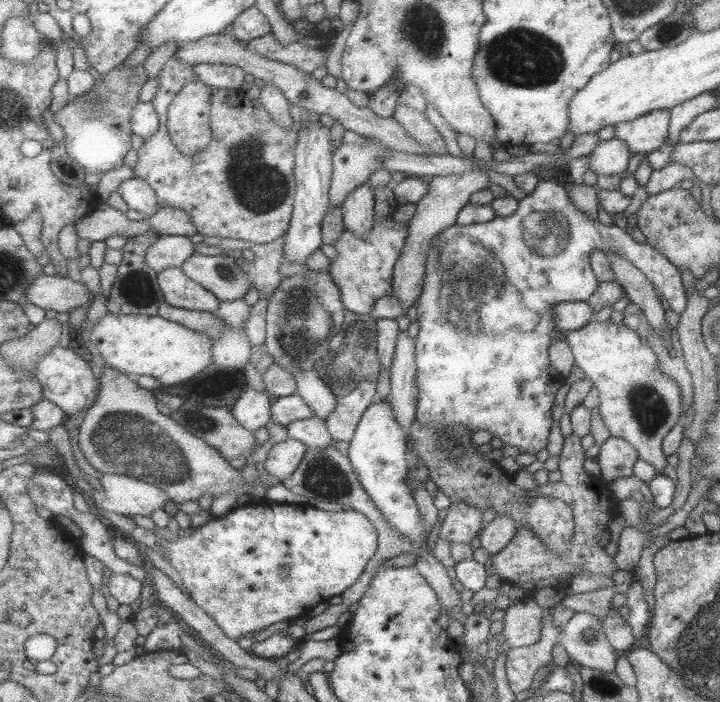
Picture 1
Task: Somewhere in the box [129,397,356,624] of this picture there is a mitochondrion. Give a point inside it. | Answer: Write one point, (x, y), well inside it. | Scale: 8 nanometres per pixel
(323, 478)

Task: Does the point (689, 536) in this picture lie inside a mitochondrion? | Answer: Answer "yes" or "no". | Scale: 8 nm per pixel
no

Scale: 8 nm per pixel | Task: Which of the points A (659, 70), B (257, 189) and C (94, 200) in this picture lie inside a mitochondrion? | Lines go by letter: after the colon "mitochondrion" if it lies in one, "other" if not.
A: other
B: mitochondrion
C: other

